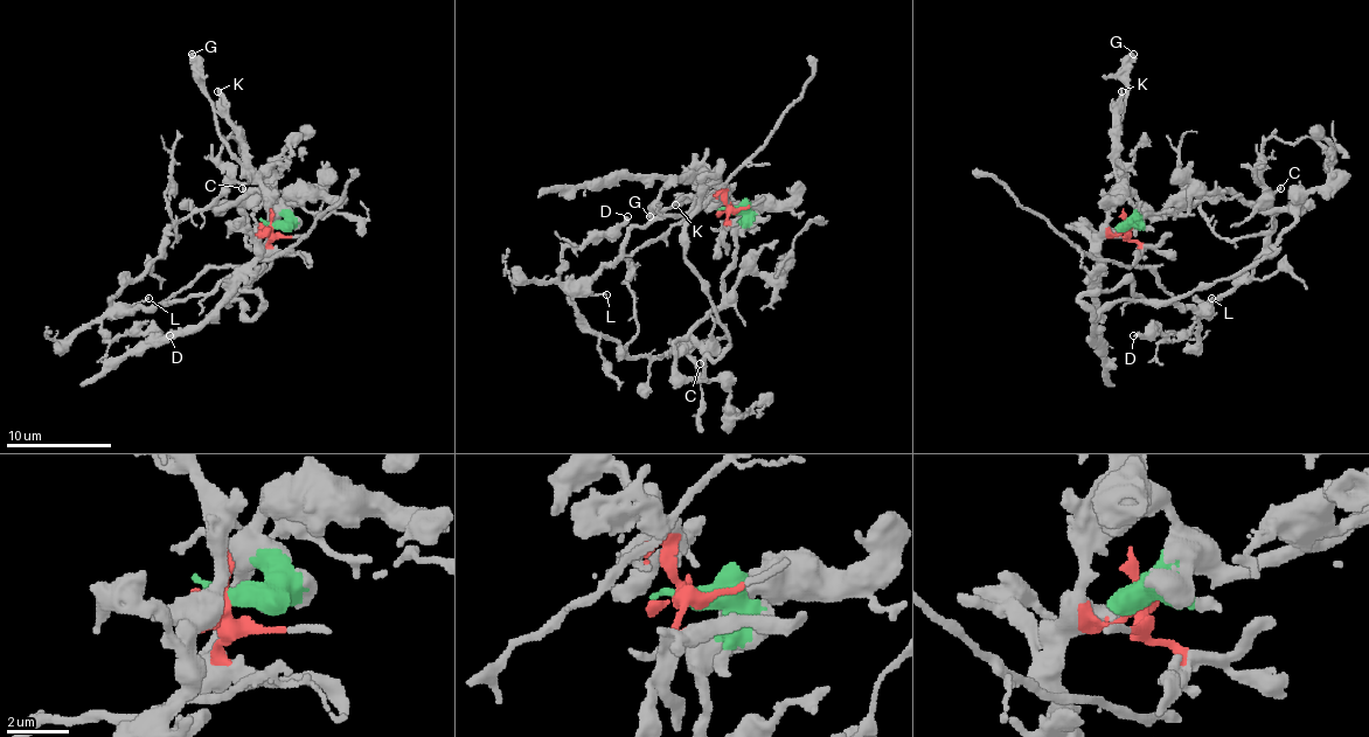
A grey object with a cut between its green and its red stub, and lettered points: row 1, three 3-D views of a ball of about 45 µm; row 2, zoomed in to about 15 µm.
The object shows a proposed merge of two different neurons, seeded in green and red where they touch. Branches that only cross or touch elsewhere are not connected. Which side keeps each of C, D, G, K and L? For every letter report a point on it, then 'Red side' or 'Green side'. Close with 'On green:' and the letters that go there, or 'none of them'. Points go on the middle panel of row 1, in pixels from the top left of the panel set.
C: Place: (700, 363). Green side
D: Place: (627, 216). Green side
G: Place: (650, 216). Red side
K: Place: (675, 204). Red side
L: Place: (606, 294). Green side
On green: C, D, L

